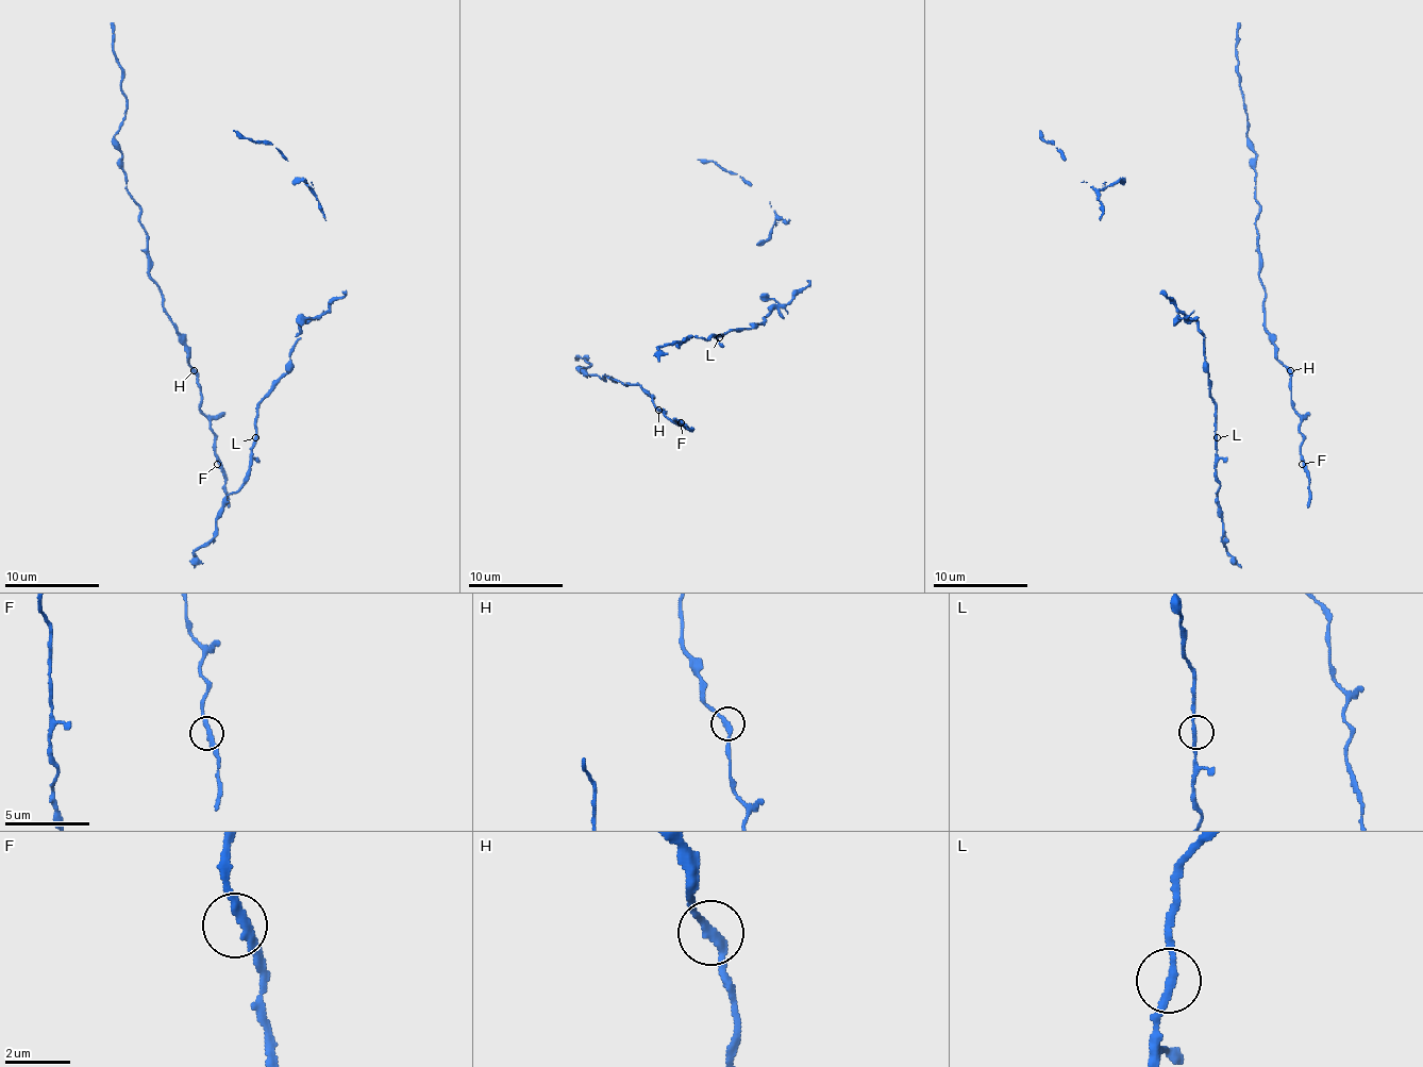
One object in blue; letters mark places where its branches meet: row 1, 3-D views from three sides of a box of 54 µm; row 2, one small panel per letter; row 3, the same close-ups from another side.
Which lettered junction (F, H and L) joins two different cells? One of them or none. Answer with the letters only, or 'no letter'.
no letter

